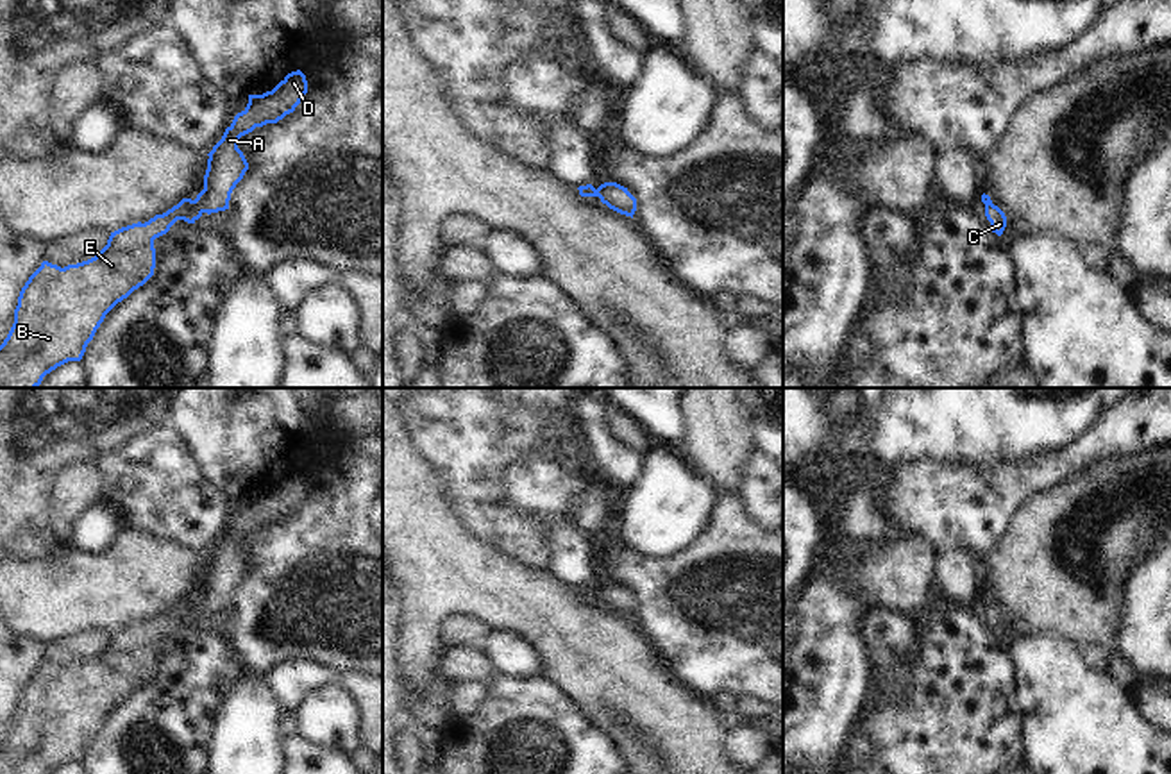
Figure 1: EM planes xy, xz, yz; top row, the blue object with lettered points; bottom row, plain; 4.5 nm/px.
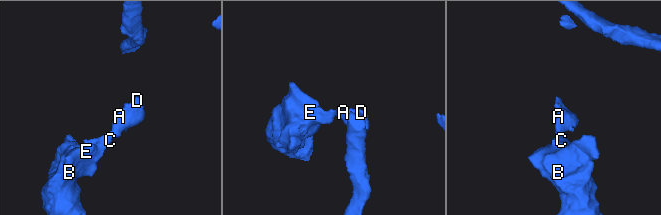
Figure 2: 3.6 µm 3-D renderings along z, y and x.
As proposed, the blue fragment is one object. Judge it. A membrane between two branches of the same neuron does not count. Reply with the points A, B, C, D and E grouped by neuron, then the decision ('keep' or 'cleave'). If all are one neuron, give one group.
A B C D E; keep

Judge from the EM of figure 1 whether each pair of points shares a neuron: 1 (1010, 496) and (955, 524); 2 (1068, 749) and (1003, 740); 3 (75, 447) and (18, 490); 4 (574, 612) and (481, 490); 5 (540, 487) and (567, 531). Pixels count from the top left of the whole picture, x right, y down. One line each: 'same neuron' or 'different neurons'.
1: same neuron
2: different neurons
3: same neuron
4: different neurons
5: same neuron

